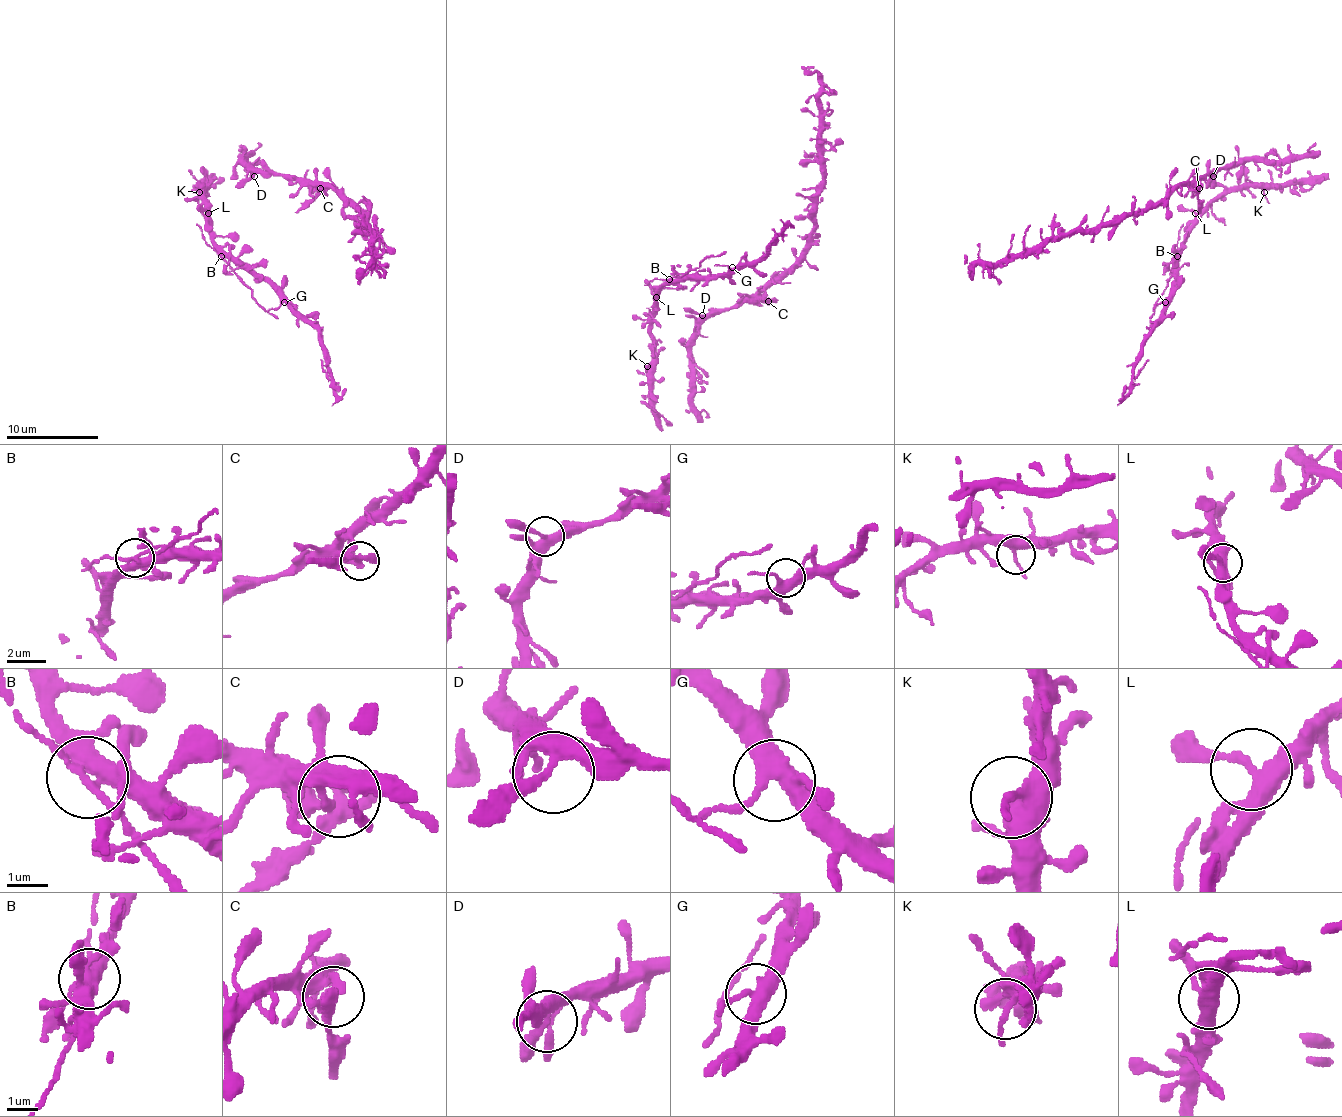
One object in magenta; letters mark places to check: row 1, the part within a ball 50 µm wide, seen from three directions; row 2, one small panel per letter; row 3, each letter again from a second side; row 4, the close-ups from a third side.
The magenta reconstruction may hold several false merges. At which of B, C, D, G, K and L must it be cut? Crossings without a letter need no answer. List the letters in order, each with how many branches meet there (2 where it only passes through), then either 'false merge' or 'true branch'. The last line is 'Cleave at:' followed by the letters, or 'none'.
B: 5 branches meet; false merge
C: 2 branches meet; false merge
D: 2 branches meet; true branch
G: 4 branches meet; true branch
K: 2 branches meet; true branch
L: 3 branches meet; true branch
Cleave at: B, C

